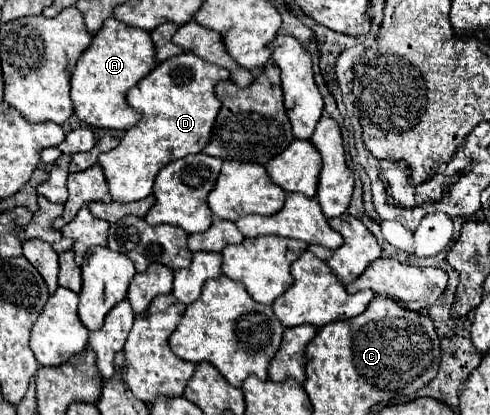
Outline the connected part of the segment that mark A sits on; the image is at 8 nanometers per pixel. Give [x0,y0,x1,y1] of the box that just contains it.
[71,17,155,129]

